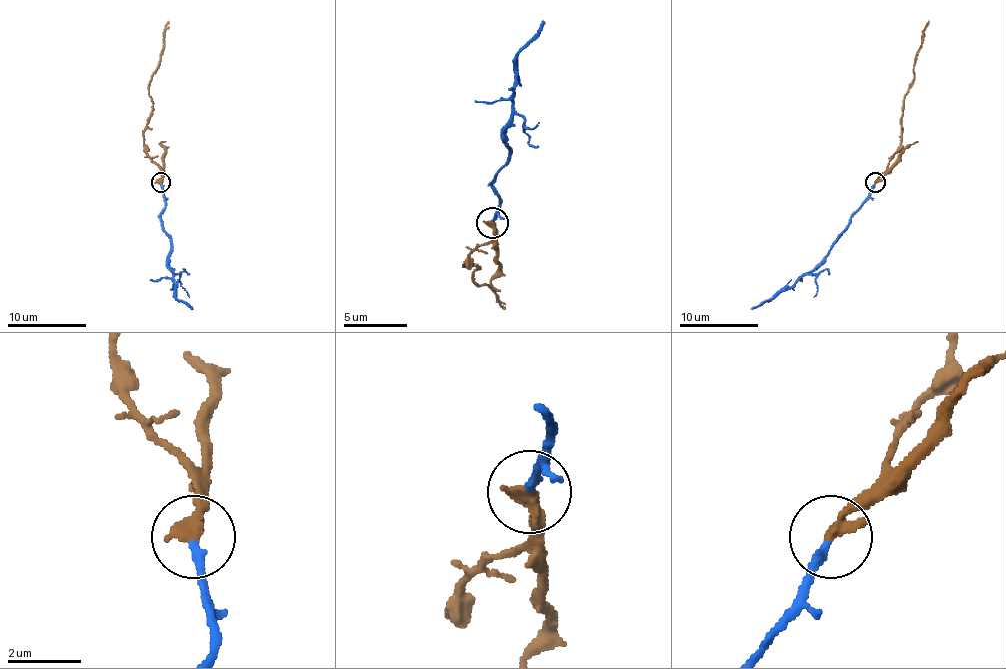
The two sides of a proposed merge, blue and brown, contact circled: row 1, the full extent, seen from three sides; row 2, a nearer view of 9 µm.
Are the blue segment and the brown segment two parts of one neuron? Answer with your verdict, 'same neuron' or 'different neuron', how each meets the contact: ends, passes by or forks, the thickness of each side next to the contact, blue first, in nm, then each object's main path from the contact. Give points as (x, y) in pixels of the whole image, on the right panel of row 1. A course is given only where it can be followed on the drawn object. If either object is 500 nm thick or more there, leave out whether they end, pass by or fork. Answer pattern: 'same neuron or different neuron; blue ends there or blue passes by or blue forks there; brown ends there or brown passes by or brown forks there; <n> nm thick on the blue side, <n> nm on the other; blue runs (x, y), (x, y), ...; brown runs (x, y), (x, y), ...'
same neuron; blue ends there; brown ends there; 240 nm thick on the blue side, 380 nm on the other; blue runs (875, 183), (867, 200), (851, 216), (849, 226), (818, 265), (791, 286), (783, 286), (773, 296), (751, 308); brown runs (875, 183), (900, 145), (906, 91), (914, 77), (922, 30), (928, 20)

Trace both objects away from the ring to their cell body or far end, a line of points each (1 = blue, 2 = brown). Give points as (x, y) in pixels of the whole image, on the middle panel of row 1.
1: (493, 222), (500, 209), (493, 180), (509, 161), (506, 129), (515, 85), (515, 56), (544, 21)
2: (493, 222), (493, 238), (465, 263), (480, 270), (474, 273), (477, 285), (487, 285), (503, 308)

